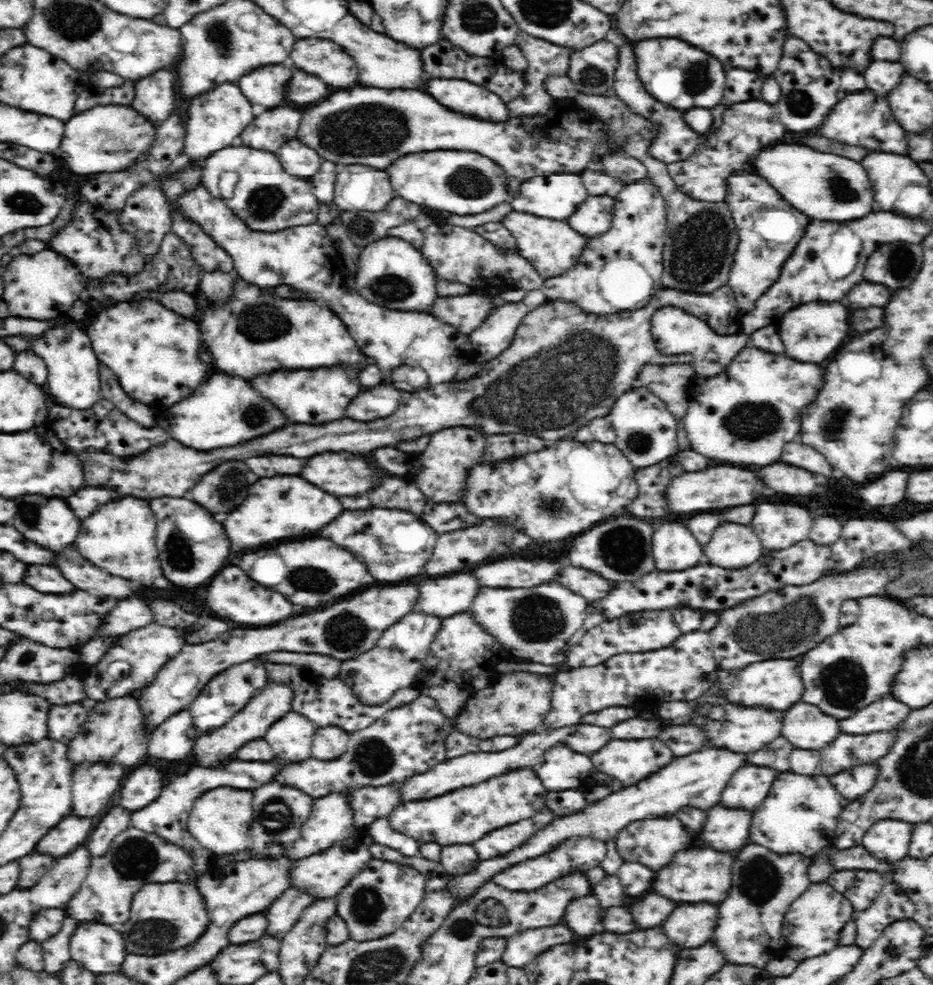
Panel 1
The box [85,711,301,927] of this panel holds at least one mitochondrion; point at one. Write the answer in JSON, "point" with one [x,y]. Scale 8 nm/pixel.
{"point":[136,858]}

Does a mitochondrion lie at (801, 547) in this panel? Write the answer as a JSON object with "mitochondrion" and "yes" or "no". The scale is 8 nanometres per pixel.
{"mitochondrion":"no"}

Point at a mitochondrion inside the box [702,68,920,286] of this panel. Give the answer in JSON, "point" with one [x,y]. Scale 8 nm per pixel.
{"point":[799,104]}

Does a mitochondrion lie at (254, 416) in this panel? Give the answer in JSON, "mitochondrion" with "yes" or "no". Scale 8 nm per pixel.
{"mitochondrion":"yes"}

